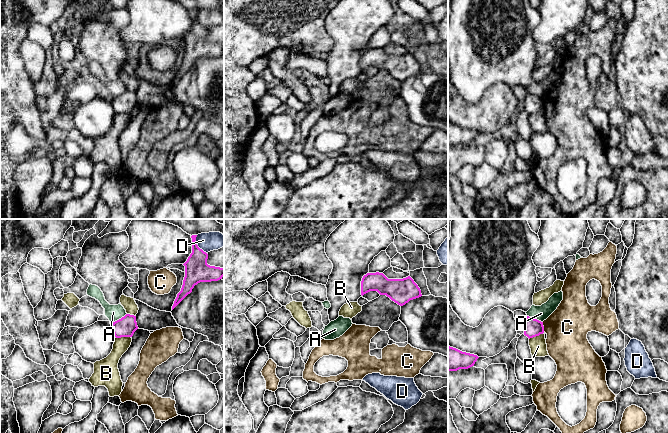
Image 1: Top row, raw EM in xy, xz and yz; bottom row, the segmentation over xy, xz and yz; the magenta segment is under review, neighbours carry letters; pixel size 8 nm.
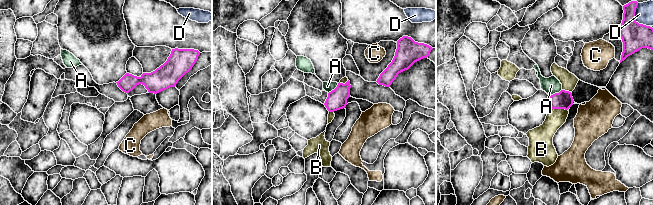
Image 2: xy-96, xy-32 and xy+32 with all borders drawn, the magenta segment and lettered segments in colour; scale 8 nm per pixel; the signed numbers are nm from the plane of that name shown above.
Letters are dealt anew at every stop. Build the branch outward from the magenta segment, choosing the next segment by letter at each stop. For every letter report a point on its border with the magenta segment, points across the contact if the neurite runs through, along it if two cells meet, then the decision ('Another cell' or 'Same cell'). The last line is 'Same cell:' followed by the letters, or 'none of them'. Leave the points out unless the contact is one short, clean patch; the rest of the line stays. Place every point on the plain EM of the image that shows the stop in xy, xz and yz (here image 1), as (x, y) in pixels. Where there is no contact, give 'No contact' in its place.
A: Touches magenta at yz (535, 95). Another cell
B: Touches magenta at xy (123, 112). Boundary: xy (130, 112), (116, 114). Another cell
C: Touches magenta at yz (543, 103). Another cell
D: Touches magenta at xy (197, 21). Boundary: xy (196, 11), (196, 20), (206, 29). Another cell
Same cell: none of them

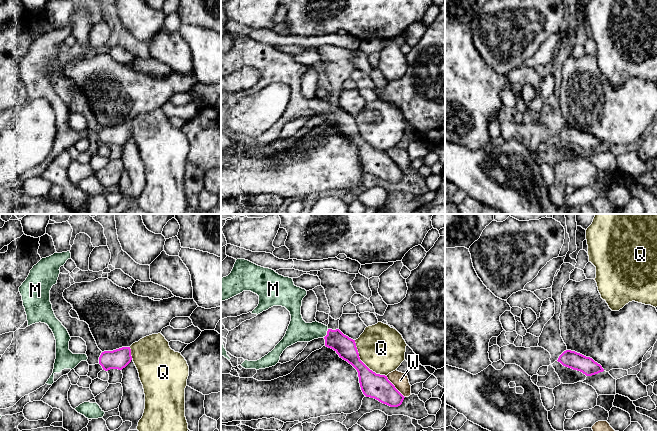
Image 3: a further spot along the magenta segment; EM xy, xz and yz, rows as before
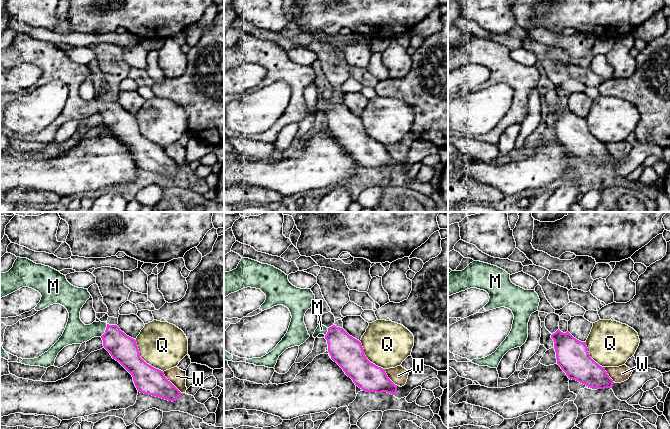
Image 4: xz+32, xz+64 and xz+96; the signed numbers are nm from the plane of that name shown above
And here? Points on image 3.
M: Touches magenta at xz (327, 109). Path across: xz (345, 123), (327, 109), (298, 106). Same cell
Q: Touches magenta at xz (363, 139). Another cell
W: Touches magenta at xz (394, 163). Another cell
Same cell: M

